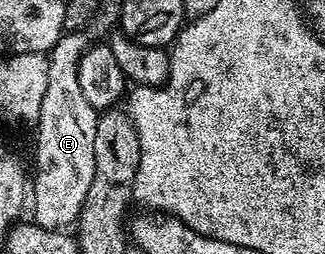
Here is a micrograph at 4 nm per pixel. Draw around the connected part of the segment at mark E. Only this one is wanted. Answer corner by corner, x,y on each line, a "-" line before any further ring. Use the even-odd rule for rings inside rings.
83,31
64,32
47,54
49,83
45,83
45,99
41,99
39,130
35,133
35,169
33,165
33,221
42,229
63,231
74,226
85,203
89,183
93,183
93,139
97,139
99,113
89,107
77,80
79,60
89,44
87,35

